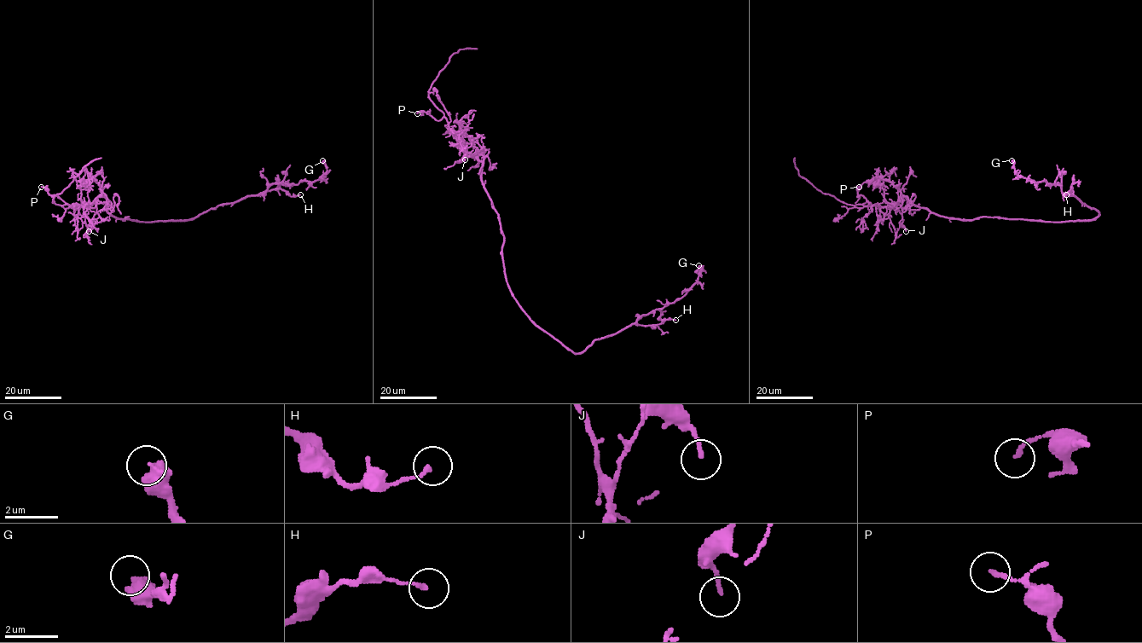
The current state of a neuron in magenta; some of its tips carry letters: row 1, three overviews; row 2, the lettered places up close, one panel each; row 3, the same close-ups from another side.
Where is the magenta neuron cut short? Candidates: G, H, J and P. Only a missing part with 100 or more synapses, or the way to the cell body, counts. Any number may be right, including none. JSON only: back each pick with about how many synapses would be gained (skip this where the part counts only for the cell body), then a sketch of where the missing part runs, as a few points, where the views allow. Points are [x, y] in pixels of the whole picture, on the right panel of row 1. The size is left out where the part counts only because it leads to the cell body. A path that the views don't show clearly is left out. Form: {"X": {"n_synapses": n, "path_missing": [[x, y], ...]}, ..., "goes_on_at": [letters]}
{"goes_on_at": []}

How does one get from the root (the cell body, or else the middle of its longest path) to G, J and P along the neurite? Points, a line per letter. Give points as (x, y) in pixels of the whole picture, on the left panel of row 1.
G: (129, 219), (189, 220), (220, 204), (262, 194), (273, 183), (318, 180), (327, 170), (322, 160)
J: (129, 219), (112, 215), (105, 208), (106, 199), (99, 196), (89, 206), (105, 205), (94, 215), (89, 231)
P: (129, 219), (112, 215), (105, 208), (104, 197), (99, 196), (88, 207), (69, 205), (41, 187)

